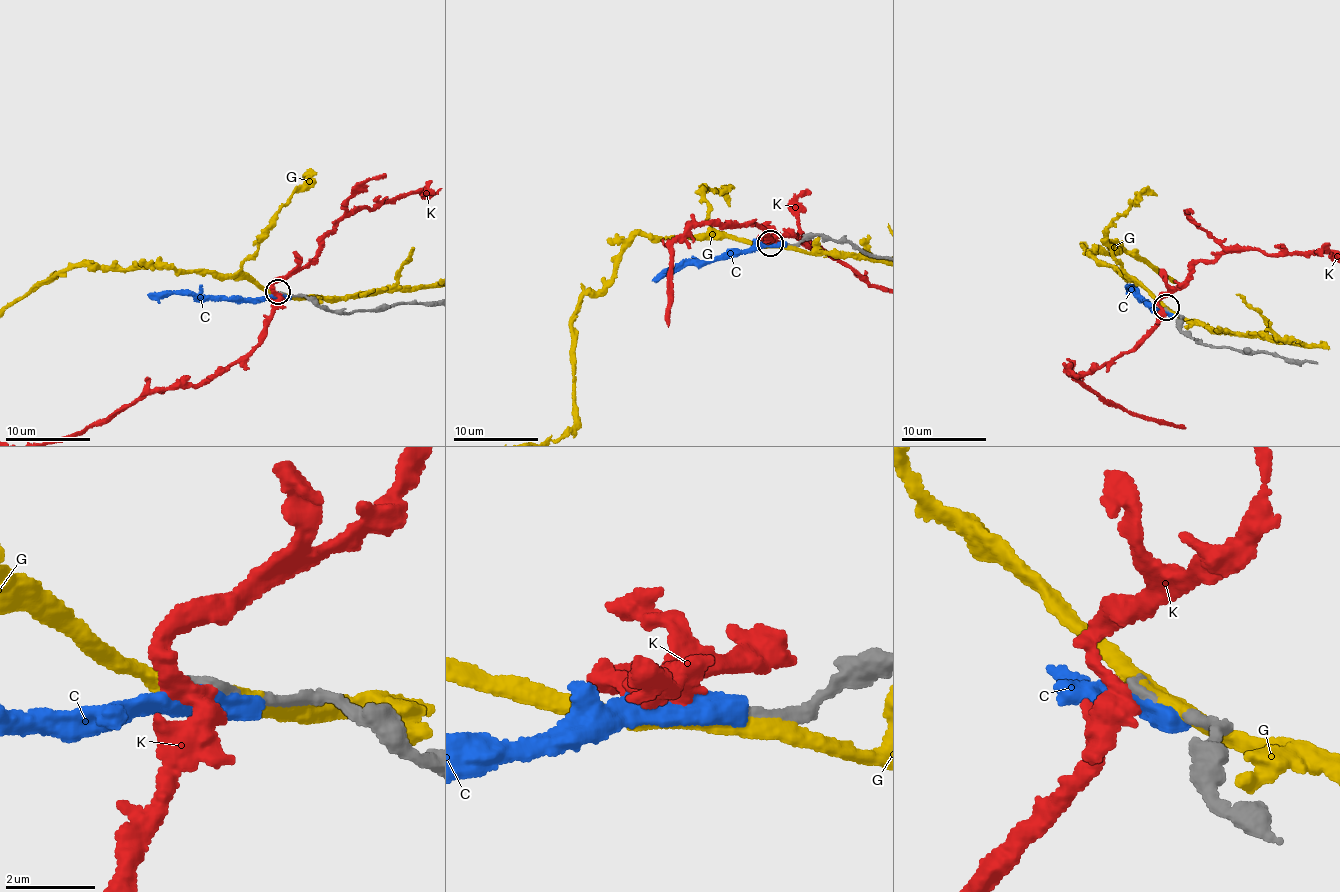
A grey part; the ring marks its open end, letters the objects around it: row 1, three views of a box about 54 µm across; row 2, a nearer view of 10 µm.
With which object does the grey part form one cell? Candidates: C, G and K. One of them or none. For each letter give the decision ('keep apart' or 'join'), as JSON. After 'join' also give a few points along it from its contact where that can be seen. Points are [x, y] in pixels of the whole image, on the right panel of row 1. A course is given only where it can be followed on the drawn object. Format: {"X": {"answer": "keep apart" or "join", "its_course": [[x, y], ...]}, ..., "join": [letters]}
{"C": {"answer": "keep apart"}, "G": {"answer": "keep apart"}, "K": {"answer": "keep apart"}, "join": []}

